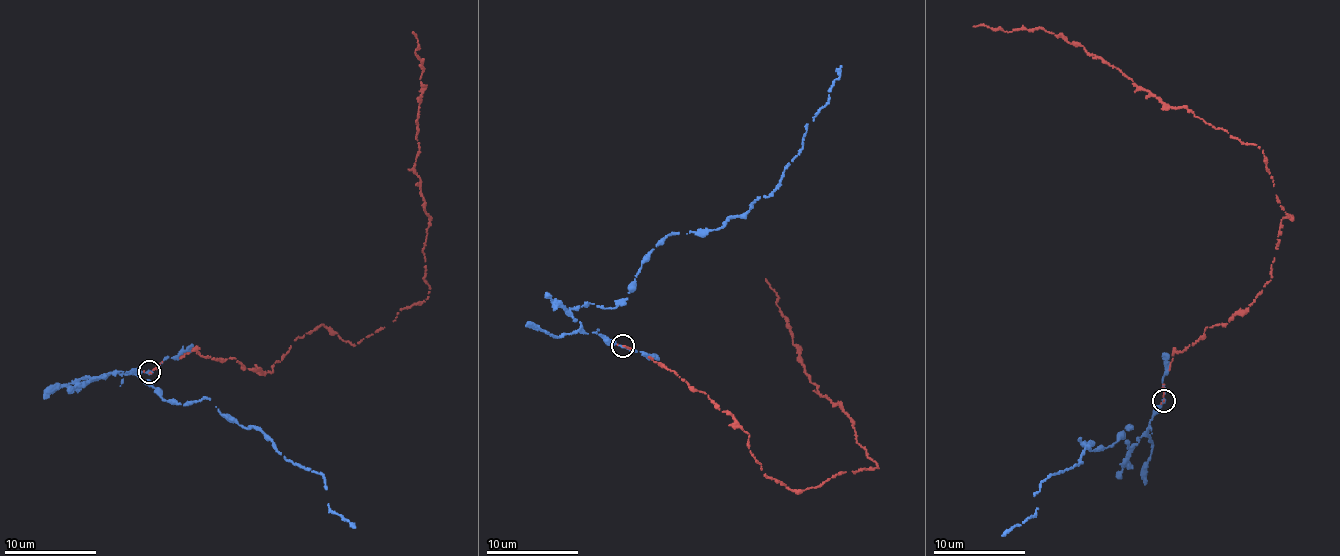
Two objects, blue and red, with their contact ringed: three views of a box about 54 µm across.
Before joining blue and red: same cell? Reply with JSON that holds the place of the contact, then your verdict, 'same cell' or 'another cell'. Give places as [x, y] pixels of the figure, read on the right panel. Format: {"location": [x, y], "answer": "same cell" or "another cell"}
{"location": [1163, 400], "answer": "another cell"}

